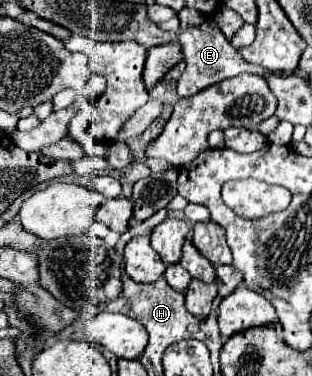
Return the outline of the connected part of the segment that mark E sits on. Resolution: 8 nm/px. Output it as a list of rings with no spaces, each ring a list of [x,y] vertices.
[[[202,22],[200,26],[192,26],[188,30],[180,30],[178,32],[178,42],[182,44],[182,50],[184,50],[184,56],[186,56],[186,70],[184,74],[180,76],[178,80],[178,86],[176,86],[176,92],[180,98],[188,98],[188,96],[194,96],[196,92],[212,86],[212,84],[218,84],[220,80],[226,80],[226,78],[234,78],[242,72],[252,72],[252,74],[262,74],[266,76],[266,68],[258,66],[258,64],[250,64],[246,62],[240,52],[224,38],[222,32],[218,32],[216,24],[214,22]]]

